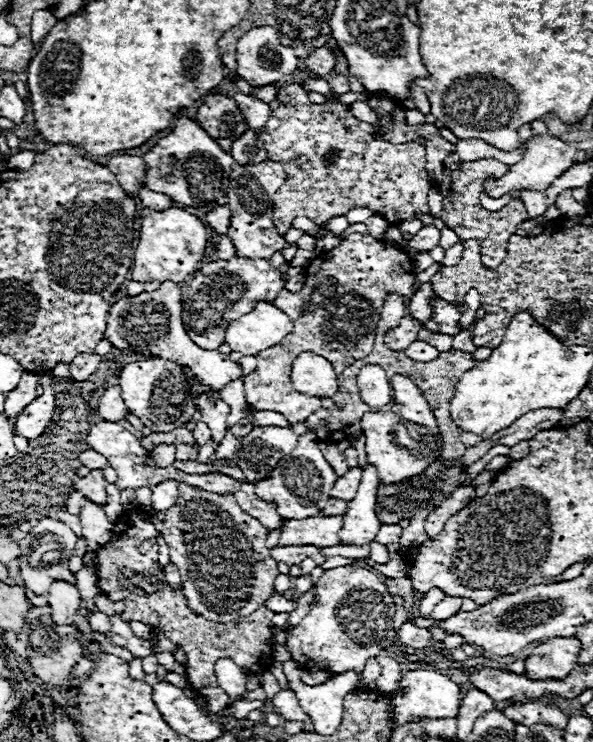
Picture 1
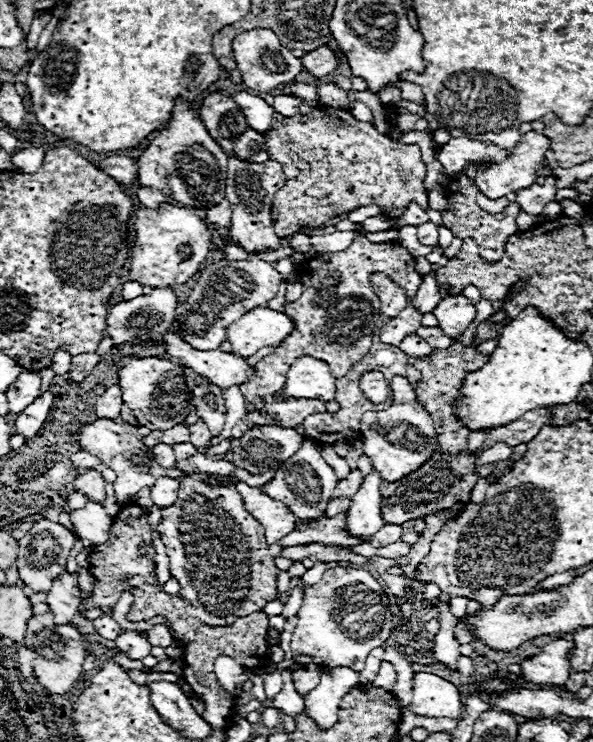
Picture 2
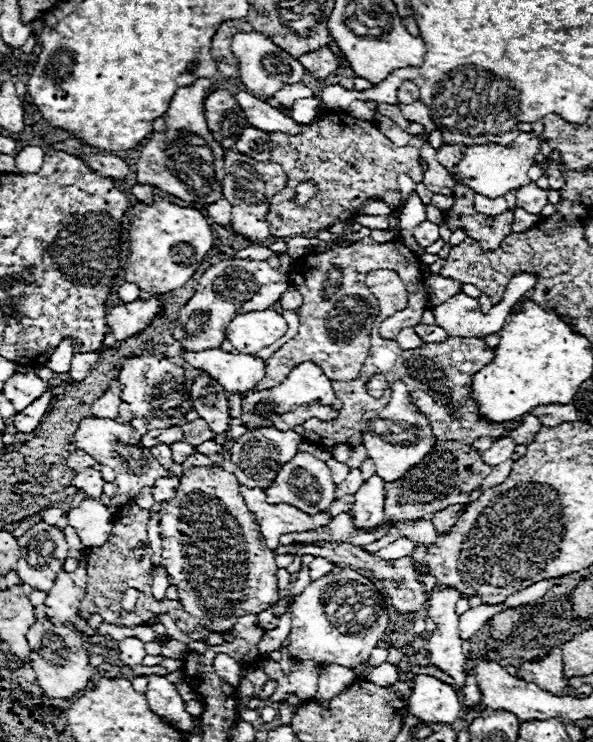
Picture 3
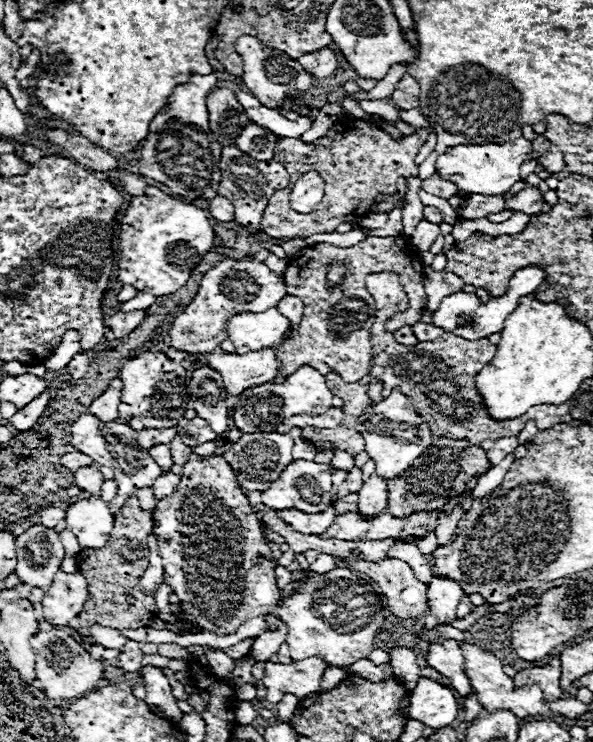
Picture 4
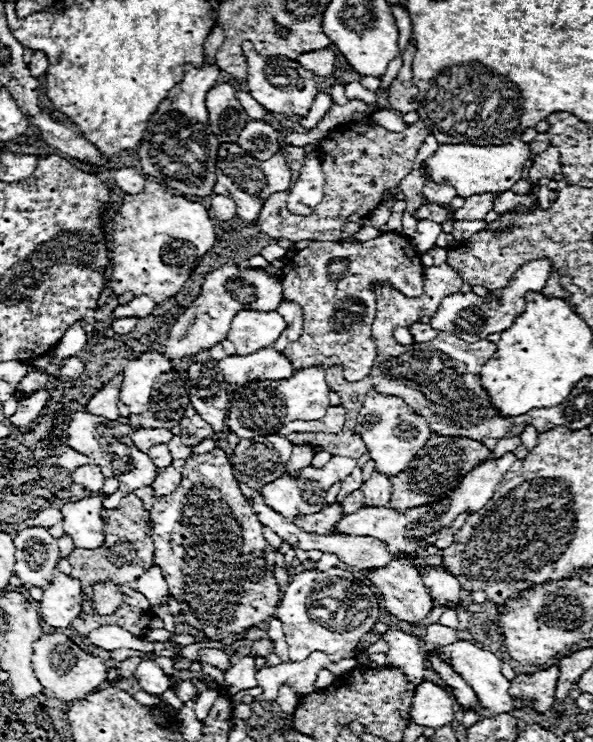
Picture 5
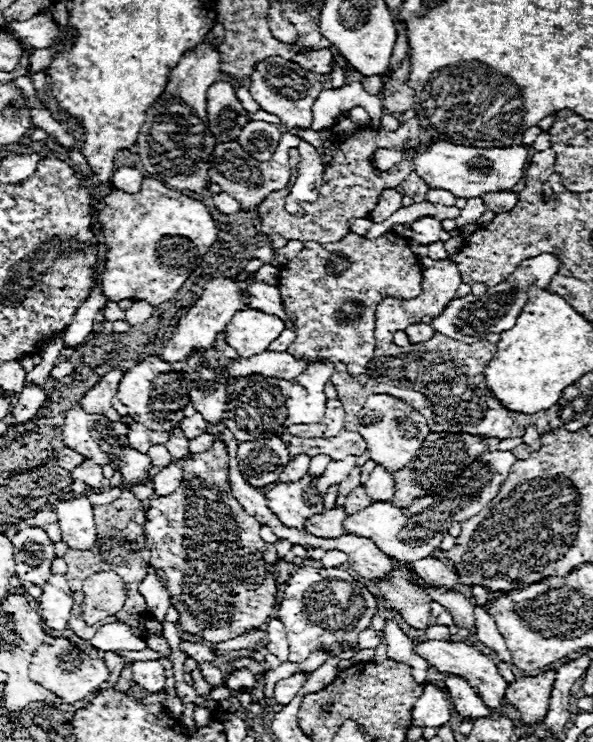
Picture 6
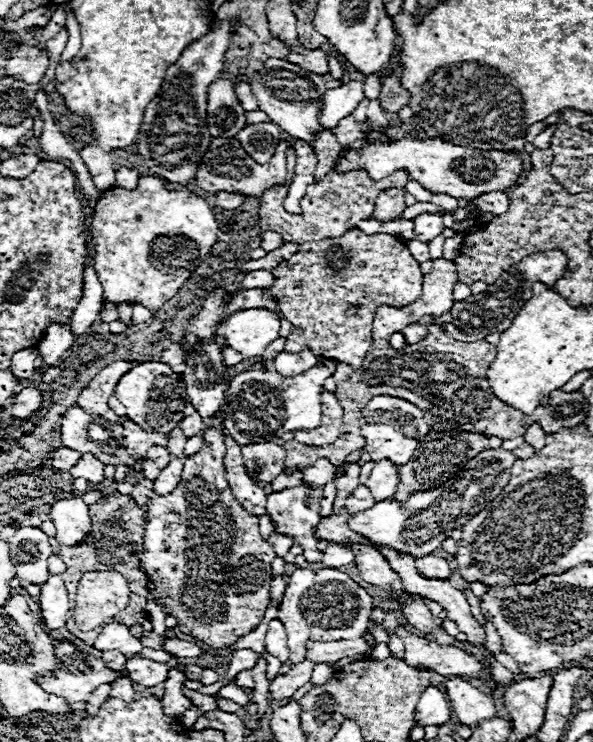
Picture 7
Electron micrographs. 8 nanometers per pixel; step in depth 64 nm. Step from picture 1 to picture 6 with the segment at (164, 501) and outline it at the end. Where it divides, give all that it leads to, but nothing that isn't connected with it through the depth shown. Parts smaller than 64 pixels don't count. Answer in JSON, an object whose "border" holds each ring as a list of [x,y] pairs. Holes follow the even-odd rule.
{"border":[[[172,462],[166,468],[162,468],[154,478],[154,494],[156,496],[168,496],[172,494],[182,482],[182,464],[180,462]]]}

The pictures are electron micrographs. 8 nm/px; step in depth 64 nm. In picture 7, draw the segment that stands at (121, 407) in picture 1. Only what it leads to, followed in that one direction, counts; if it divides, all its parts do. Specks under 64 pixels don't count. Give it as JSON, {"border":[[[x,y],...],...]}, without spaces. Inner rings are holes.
{"border":[[[116,360],[110,366],[102,368],[92,380],[90,384],[80,392],[76,404],[86,410],[88,414],[98,414],[110,422],[118,422],[118,416],[110,410],[108,406],[108,398],[114,394],[114,386],[120,380],[120,376],[124,372],[128,372],[134,366],[134,362],[128,360]]]}

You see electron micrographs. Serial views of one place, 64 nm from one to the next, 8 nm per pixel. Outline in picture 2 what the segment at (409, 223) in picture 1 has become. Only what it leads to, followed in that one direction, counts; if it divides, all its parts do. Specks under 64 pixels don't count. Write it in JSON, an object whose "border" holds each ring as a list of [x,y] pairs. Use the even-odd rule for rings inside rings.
{"border":[[[404,226],[397,230],[398,238],[397,242],[402,247],[406,248],[410,254],[414,257],[426,256],[431,253],[434,247],[427,247],[420,244],[417,238],[417,227],[416,226]]]}

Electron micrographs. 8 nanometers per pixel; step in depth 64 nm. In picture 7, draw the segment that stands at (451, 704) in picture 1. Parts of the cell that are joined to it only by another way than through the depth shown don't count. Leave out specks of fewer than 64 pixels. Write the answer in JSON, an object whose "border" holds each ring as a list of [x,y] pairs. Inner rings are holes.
{"border":[[[428,686],[416,706],[416,720],[418,726],[428,726],[428,724],[444,724],[450,720],[450,704],[448,698],[442,690]]]}

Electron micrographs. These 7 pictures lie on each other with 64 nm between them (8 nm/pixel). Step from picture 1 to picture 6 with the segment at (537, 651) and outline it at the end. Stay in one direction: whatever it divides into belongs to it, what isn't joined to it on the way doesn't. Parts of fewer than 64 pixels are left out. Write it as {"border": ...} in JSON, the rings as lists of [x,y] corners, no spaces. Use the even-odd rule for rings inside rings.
{"border":[[[542,672],[540,676],[522,676],[516,678],[506,694],[504,700],[506,704],[514,706],[520,712],[522,724],[538,724],[544,720],[548,702],[550,702],[550,692],[554,686],[556,672]]]}

